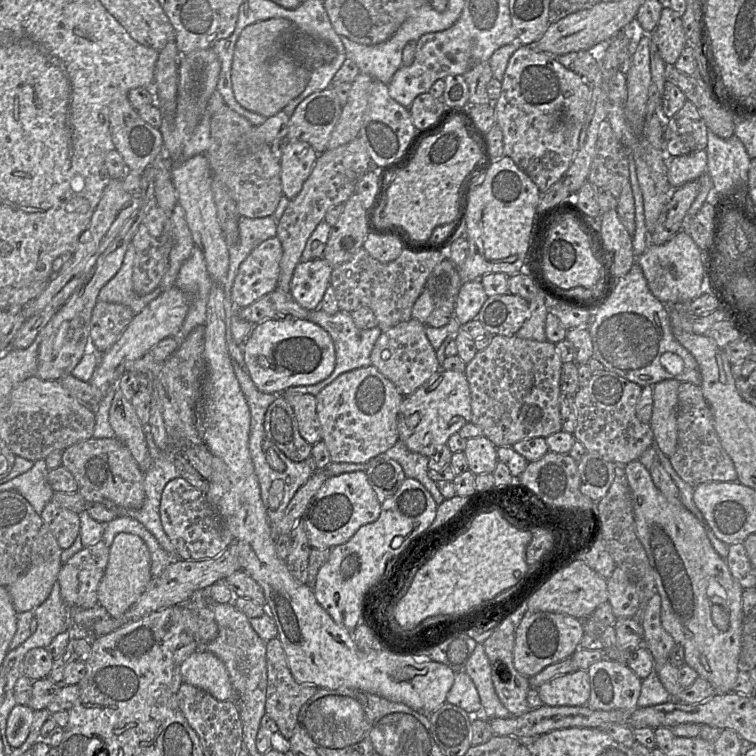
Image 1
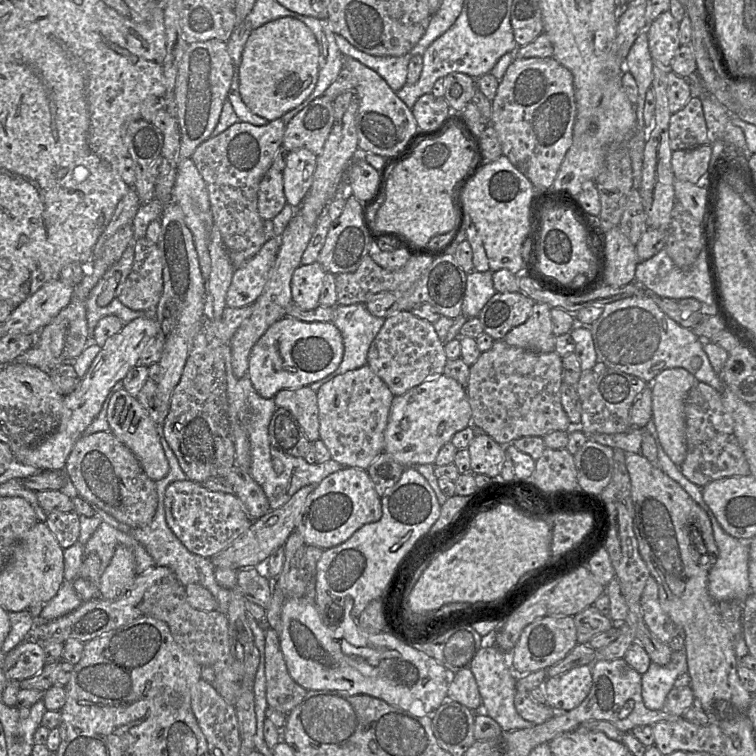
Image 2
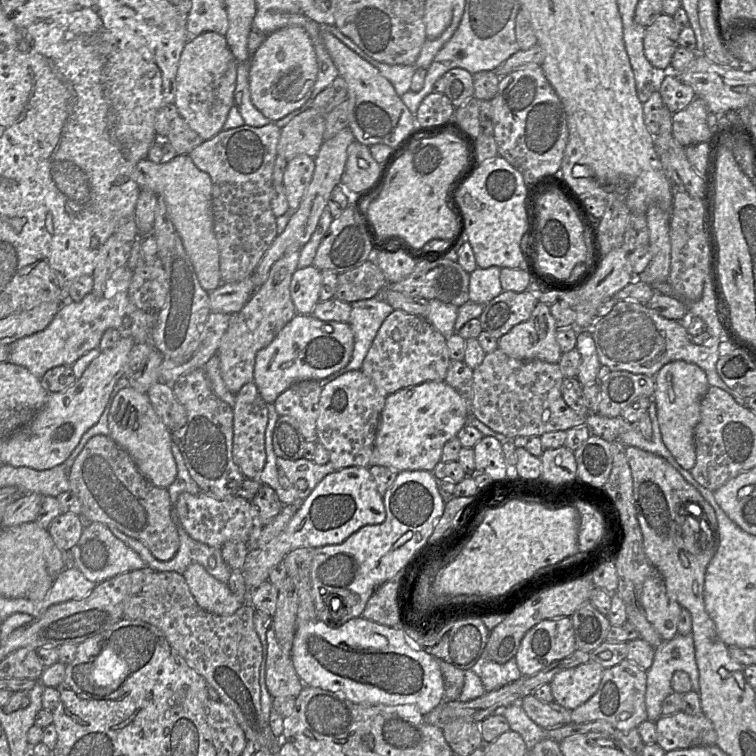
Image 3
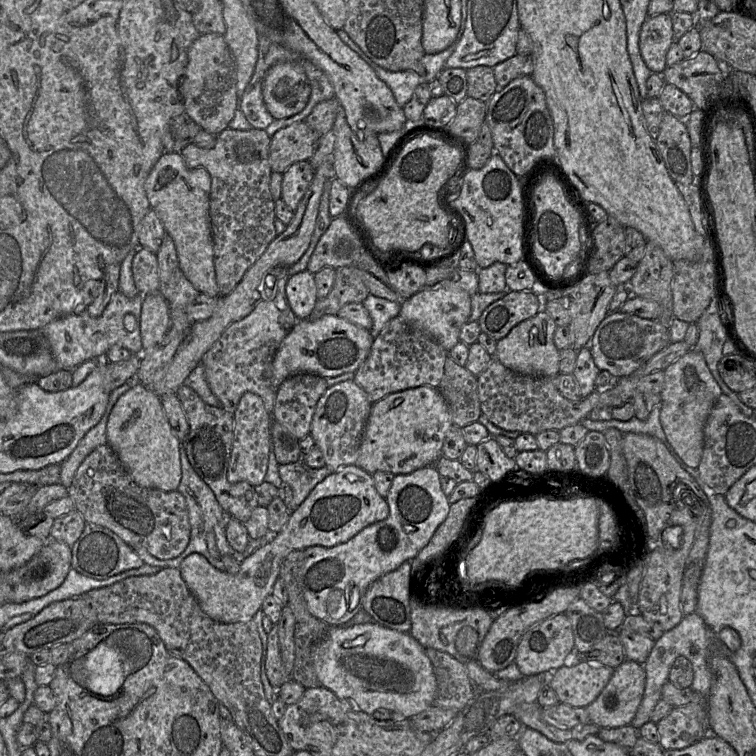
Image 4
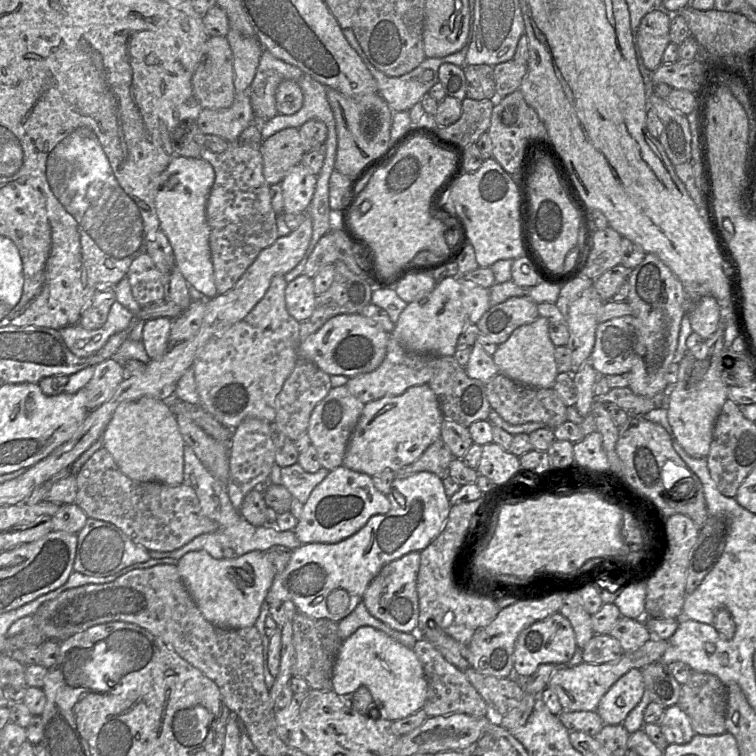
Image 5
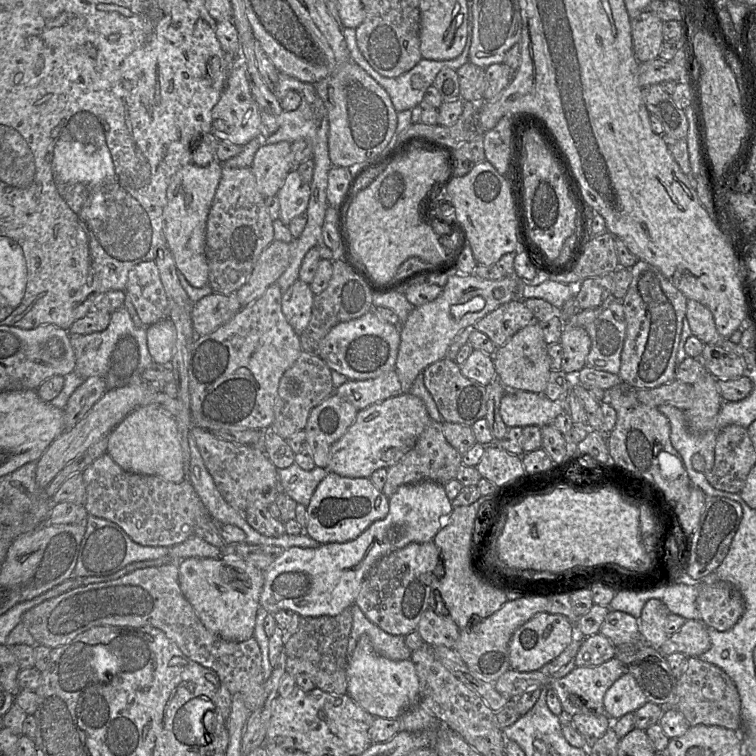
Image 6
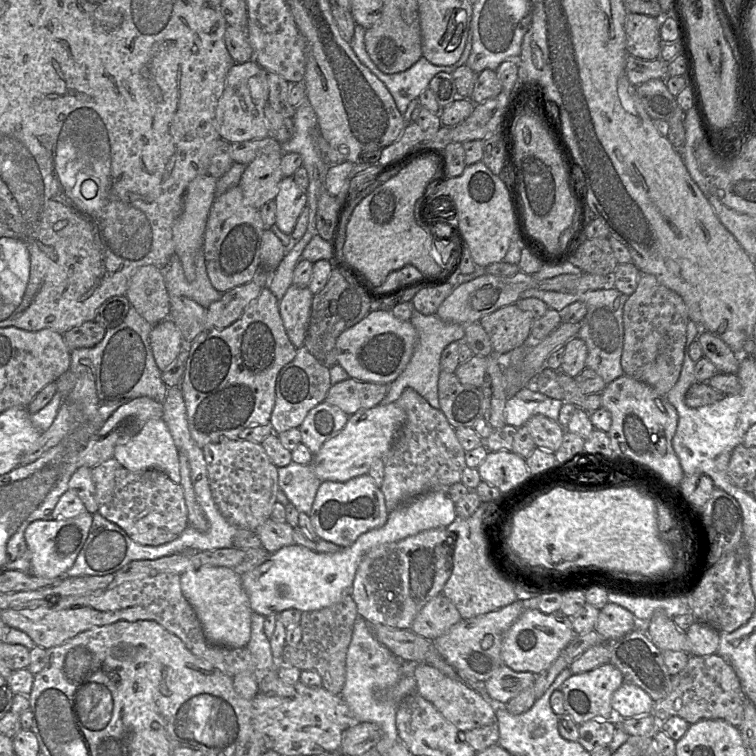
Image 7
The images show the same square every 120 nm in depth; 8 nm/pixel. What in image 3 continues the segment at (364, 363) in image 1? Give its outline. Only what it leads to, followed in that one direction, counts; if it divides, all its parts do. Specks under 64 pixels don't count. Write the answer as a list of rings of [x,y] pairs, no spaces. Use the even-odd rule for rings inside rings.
[[[381,297],[349,303],[351,313],[349,326],[354,336],[354,348],[349,363],[334,374],[318,380],[324,388],[328,383],[350,372],[361,370],[363,361],[384,320],[394,311],[394,308]]]

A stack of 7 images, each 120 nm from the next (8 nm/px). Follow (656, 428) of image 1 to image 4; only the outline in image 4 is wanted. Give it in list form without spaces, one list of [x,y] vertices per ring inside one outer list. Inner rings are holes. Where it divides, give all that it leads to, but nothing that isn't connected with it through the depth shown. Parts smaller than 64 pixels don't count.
[[[690,350],[664,369],[664,385],[660,392],[660,422],[667,440],[680,458],[698,468],[704,446],[704,426],[722,390],[710,372],[703,354]]]

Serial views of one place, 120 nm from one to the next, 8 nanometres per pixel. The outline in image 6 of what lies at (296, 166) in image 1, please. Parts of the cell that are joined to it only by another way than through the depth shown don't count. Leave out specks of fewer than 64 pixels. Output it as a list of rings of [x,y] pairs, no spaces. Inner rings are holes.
[[[296,168],[286,176],[277,193],[279,219],[286,225],[293,218],[306,211],[310,198],[310,185],[303,180]]]

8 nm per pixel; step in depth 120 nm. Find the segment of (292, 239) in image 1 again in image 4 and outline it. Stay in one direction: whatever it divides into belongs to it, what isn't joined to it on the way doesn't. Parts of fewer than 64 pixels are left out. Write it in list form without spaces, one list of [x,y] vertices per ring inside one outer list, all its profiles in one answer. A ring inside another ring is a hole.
[[[279,265],[270,271],[265,280],[262,297],[253,311],[240,321],[231,324],[203,356],[201,364],[205,369],[205,376],[212,393],[218,398],[220,407],[234,414],[241,397],[251,392],[258,395],[268,413],[272,415],[277,396],[277,387],[272,385],[272,362],[284,338],[290,333],[298,318],[291,310],[286,297],[286,285],[289,280],[289,267]]]

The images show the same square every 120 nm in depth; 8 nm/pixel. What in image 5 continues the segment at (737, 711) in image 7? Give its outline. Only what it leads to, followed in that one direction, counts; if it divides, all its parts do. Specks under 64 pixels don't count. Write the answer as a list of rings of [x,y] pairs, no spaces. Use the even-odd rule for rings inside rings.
[[[693,671],[687,682],[681,685],[677,705],[688,716],[695,734],[720,735],[726,732],[726,714],[728,704],[728,689],[717,676],[710,673]]]

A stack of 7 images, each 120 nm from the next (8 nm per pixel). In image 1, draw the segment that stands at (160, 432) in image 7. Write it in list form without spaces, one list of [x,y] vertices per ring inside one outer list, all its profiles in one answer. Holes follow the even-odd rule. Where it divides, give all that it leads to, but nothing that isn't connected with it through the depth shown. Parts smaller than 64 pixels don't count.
[[[118,386],[109,410],[109,423],[116,438],[129,449],[140,470],[146,472],[151,466],[151,458],[144,432],[145,426]]]

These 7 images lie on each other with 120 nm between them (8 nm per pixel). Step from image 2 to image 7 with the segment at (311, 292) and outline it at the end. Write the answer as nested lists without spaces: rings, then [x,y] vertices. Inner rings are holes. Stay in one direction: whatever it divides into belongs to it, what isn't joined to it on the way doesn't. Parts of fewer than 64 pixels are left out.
[[[292,284],[279,301],[279,312],[289,340],[294,347],[304,346],[313,294],[308,287]]]

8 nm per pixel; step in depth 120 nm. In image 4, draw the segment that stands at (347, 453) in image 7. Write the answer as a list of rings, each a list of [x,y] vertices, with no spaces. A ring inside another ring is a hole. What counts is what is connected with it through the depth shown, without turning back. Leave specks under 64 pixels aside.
[[[420,386],[389,394],[372,404],[355,465],[371,475],[376,471],[394,475],[410,474],[417,469],[434,465],[442,455],[443,442],[452,425],[449,409],[437,387]]]

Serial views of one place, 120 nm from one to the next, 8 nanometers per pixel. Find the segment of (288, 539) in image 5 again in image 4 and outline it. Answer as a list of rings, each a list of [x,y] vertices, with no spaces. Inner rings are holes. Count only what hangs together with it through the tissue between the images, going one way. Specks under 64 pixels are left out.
[[[180,442],[180,448],[179,448],[179,454],[180,454],[180,463],[182,463],[182,470],[181,470],[181,490],[187,491],[187,495],[184,496],[186,500],[186,505],[188,509],[188,515],[190,515],[190,510],[194,510],[195,508],[195,515],[197,515],[197,527],[201,527],[201,531],[210,531],[210,533],[214,533],[215,538],[215,548],[218,551],[218,555],[223,557],[225,555],[233,556],[233,558],[238,561],[242,562],[246,557],[248,557],[250,554],[252,554],[255,550],[257,550],[260,547],[263,547],[268,542],[270,542],[275,535],[271,532],[268,532],[267,534],[259,539],[250,539],[247,544],[247,547],[245,551],[238,553],[234,551],[226,539],[226,526],[229,522],[229,520],[232,518],[227,512],[225,512],[220,504],[218,503],[213,491],[209,488],[209,486],[196,474],[196,472],[193,470],[193,468],[190,465],[190,462],[188,460],[187,454],[183,446]]]

